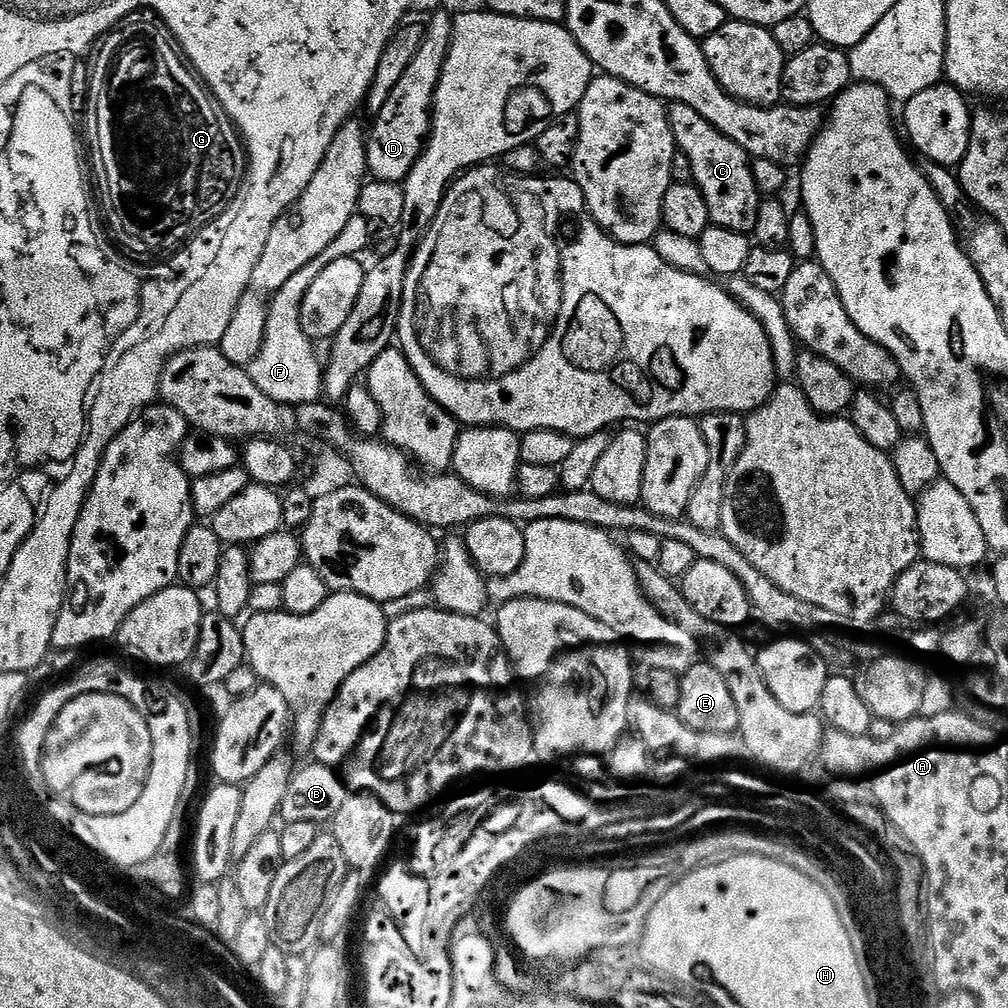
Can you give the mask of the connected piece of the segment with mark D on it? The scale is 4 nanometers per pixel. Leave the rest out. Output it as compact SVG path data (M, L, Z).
M437 10L427 17L422 46L418 46L414 62L410 62L398 86L390 90L386 106L382 106L375 116L373 124L376 125L370 128L366 136L368 170L375 179L400 184L424 152L424 146L432 134L432 100L436 96L440 71L442 66L446 66L446 58L450 54L453 27L453 17L448 17L444 10Z

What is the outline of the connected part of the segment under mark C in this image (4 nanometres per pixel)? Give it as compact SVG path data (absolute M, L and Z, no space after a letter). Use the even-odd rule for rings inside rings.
M673 103L667 105L667 110L677 149L690 158L693 181L698 190L702 190L702 198L706 198L706 210L710 210L712 223L726 230L751 234L754 222L758 222L758 206L762 197L754 182L748 152L742 150L738 142L726 138L722 130L710 126L710 122L706 122L698 110Z

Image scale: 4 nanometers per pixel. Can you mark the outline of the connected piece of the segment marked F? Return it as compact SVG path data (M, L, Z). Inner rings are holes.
M359 212L352 215L344 229L330 242L313 261L306 263L269 299L266 332L263 334L262 348L254 362L247 365L251 381L268 398L281 406L317 403L323 395L323 365L315 352L315 345L305 334L300 324L299 308L314 279L326 270L330 263L339 258L359 257L370 242L371 221Z

